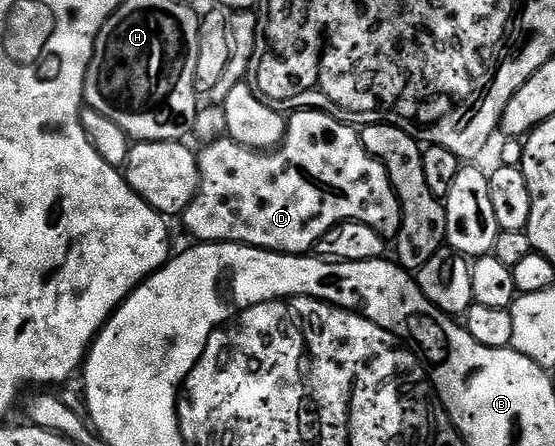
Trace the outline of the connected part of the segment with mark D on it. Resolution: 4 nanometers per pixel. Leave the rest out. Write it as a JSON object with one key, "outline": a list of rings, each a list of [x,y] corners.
{"outline":[[[322,110],[292,111],[287,118],[285,139],[281,141],[280,146],[268,152],[241,146],[228,136],[222,136],[214,142],[206,142],[200,149],[202,150],[199,150],[197,154],[197,167],[201,183],[197,189],[197,195],[193,197],[183,215],[186,232],[198,243],[234,242],[244,246],[254,246],[260,250],[274,250],[277,254],[309,254],[316,247],[319,239],[328,230],[338,226],[340,222],[362,222],[375,228],[375,232],[379,232],[379,236],[383,236],[386,240],[393,240],[397,237],[401,227],[401,205],[397,199],[395,188],[387,176],[387,168],[383,168],[383,164],[379,160],[375,160],[375,156],[371,156],[371,152],[367,152],[367,148],[363,148],[358,127],[350,126],[347,122],[340,122],[338,118],[324,114]]]}

